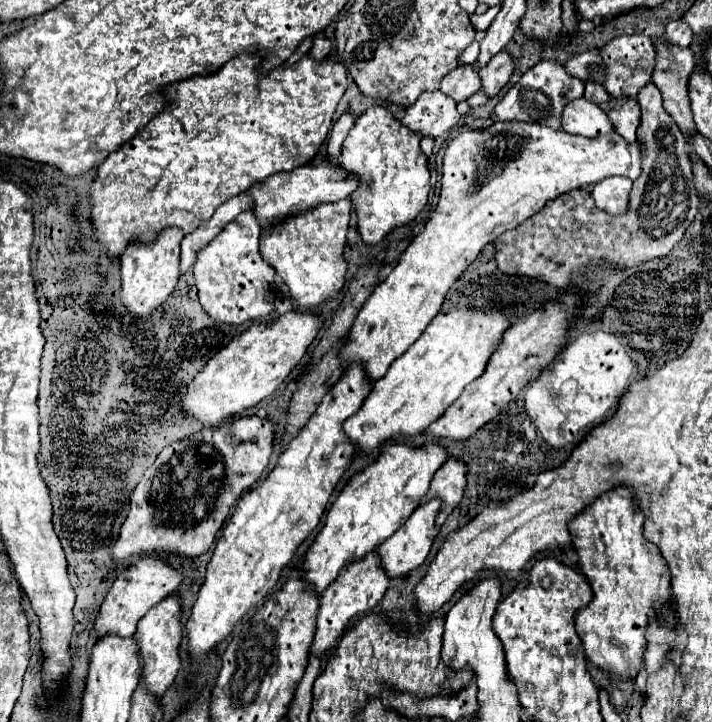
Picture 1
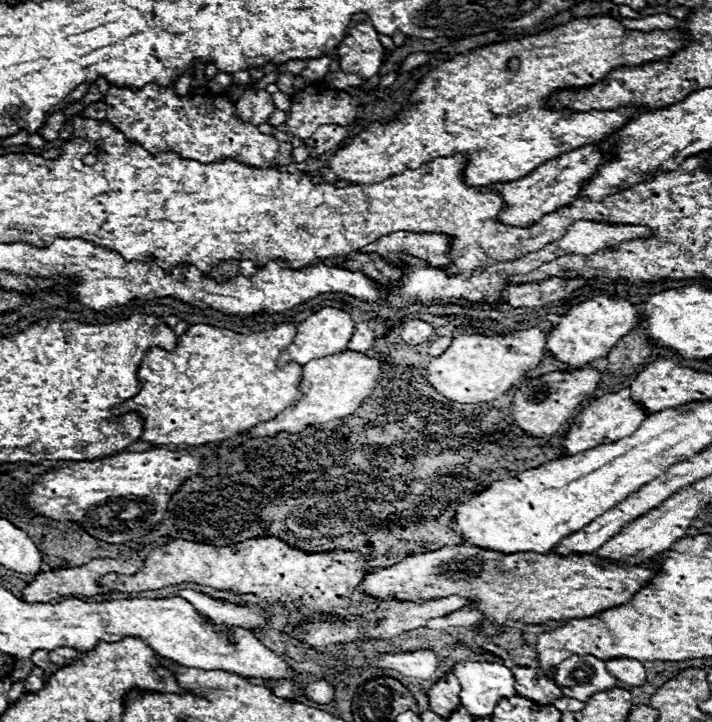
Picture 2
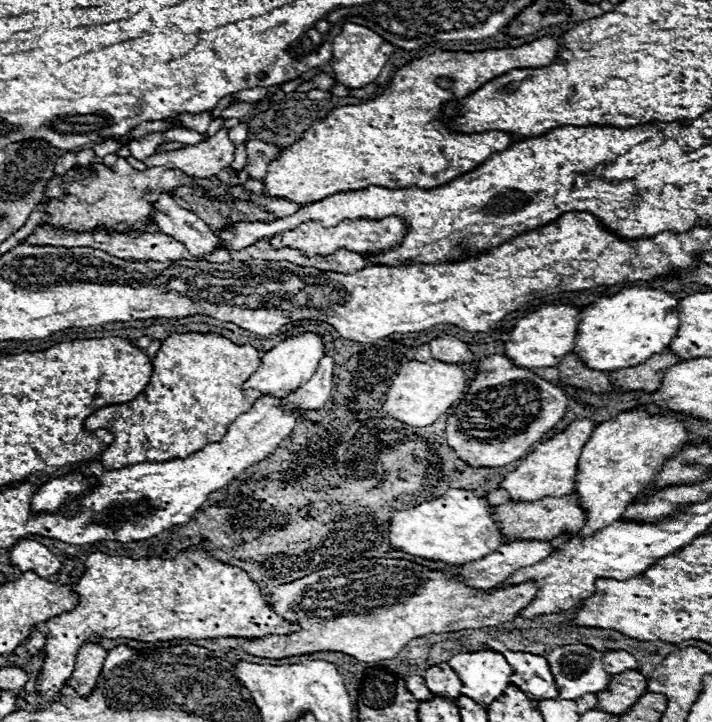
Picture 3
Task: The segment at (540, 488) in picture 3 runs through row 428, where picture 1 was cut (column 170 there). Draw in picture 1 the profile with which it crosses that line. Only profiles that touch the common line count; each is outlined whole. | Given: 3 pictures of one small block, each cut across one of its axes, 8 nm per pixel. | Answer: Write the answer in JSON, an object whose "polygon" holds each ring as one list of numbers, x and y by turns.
{"polygon":[[142,558,128,566,112,584,94,624,94,638,104,636,106,632,114,632,118,636,132,636,136,632,138,620,148,612,148,608,156,606,166,594,172,594,182,582,182,574,174,570,170,564,160,562,156,558]]}

